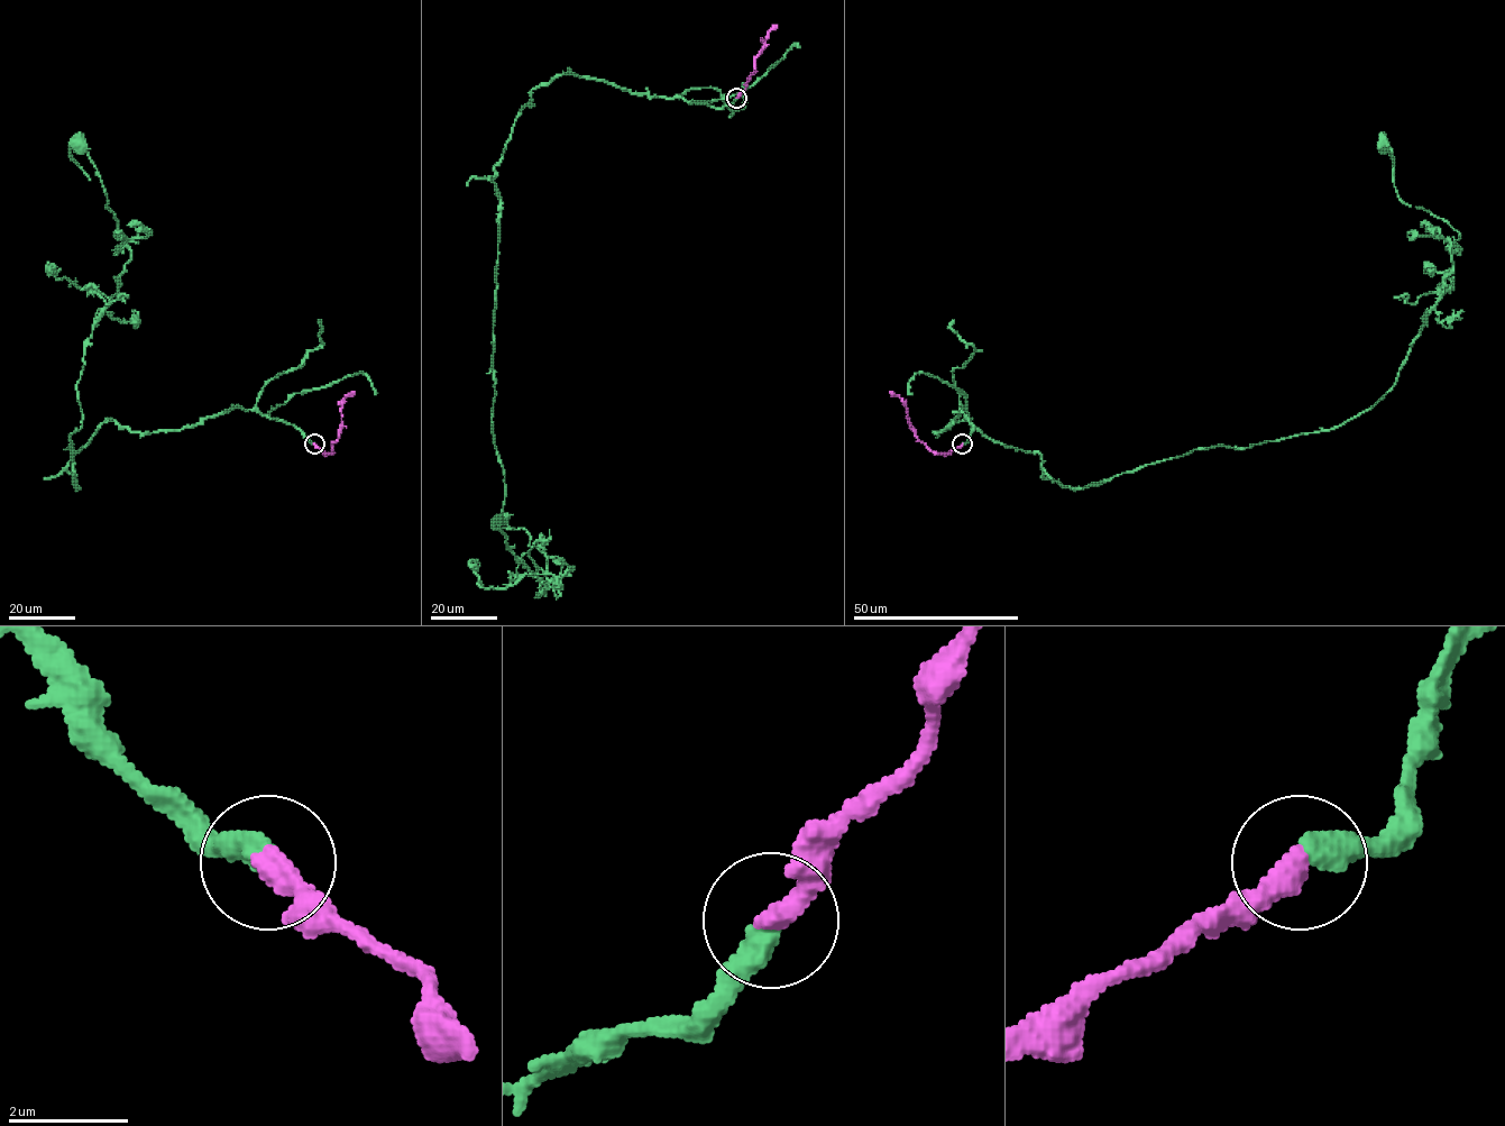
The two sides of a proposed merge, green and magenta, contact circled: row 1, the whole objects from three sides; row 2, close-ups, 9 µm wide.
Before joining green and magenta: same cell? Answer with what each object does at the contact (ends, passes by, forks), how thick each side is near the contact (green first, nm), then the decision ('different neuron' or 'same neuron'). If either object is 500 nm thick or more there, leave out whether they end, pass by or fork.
green ends | magenta ends | 440/440 nm | same neuron

